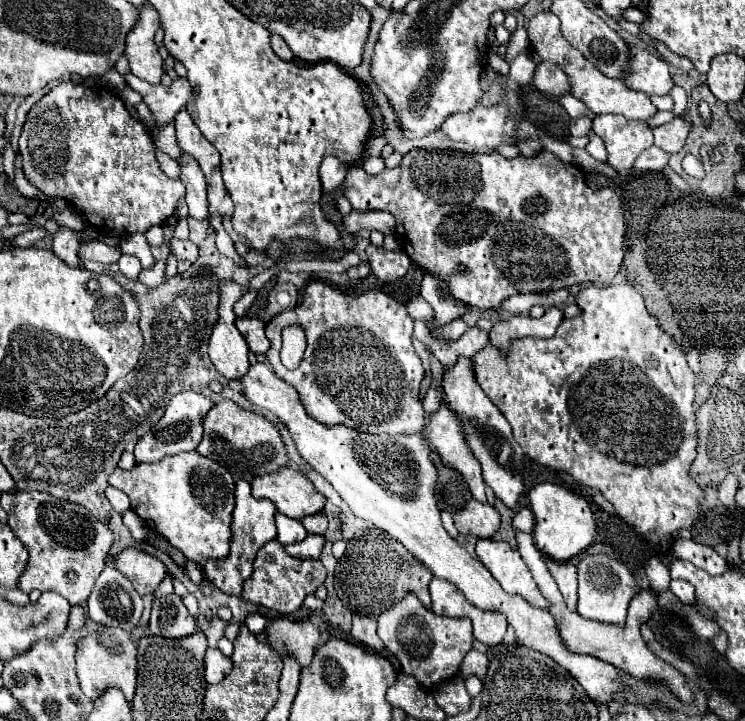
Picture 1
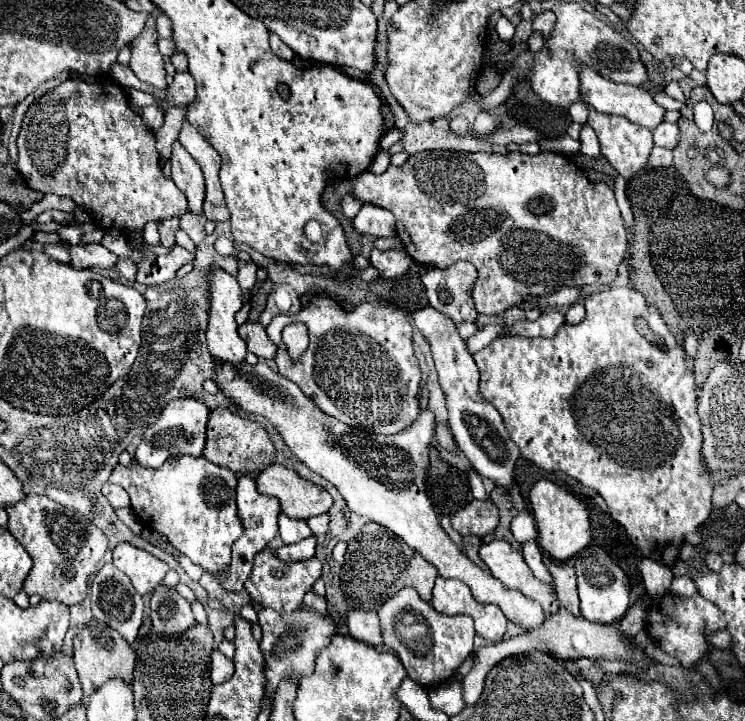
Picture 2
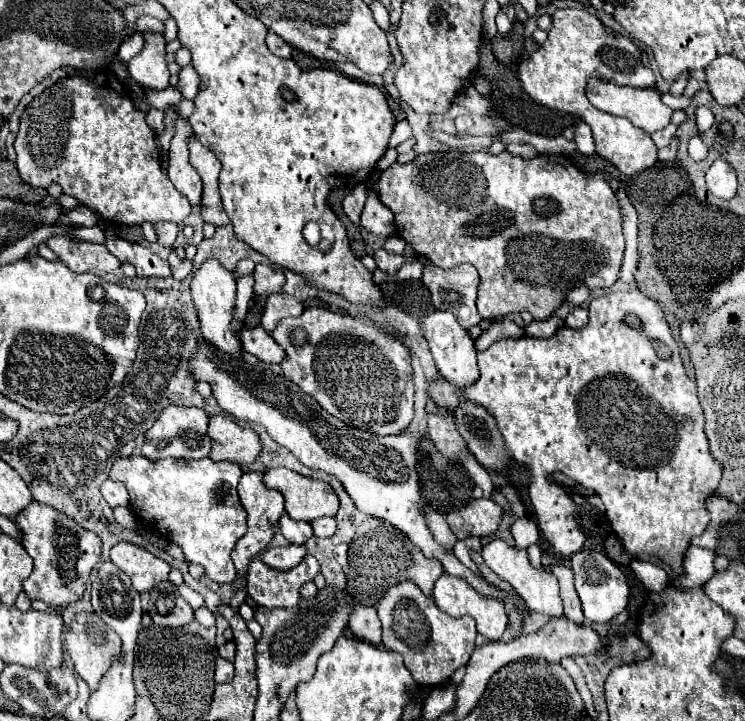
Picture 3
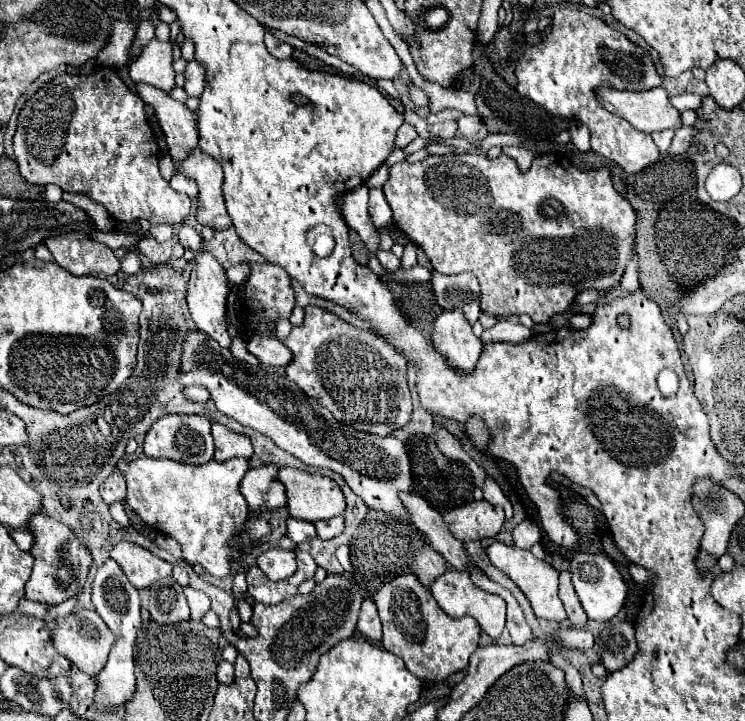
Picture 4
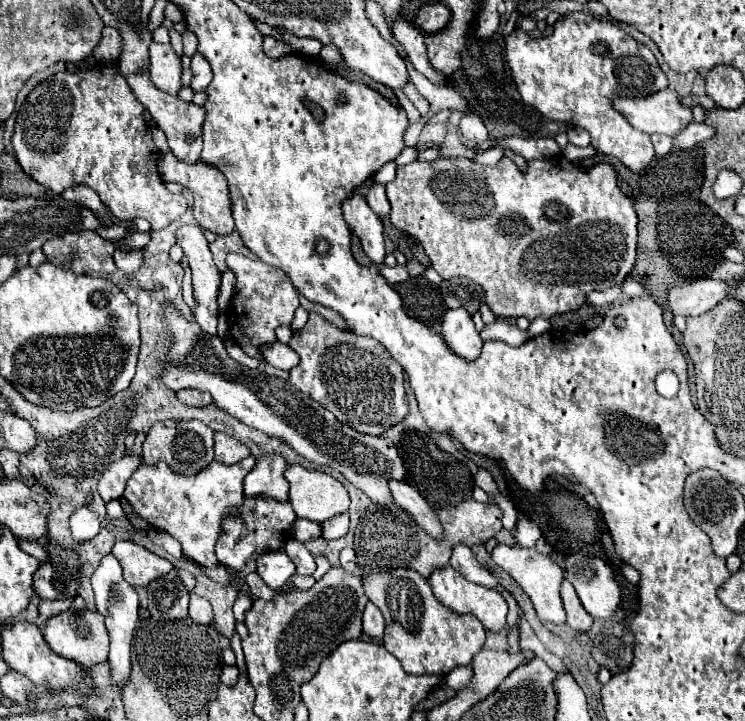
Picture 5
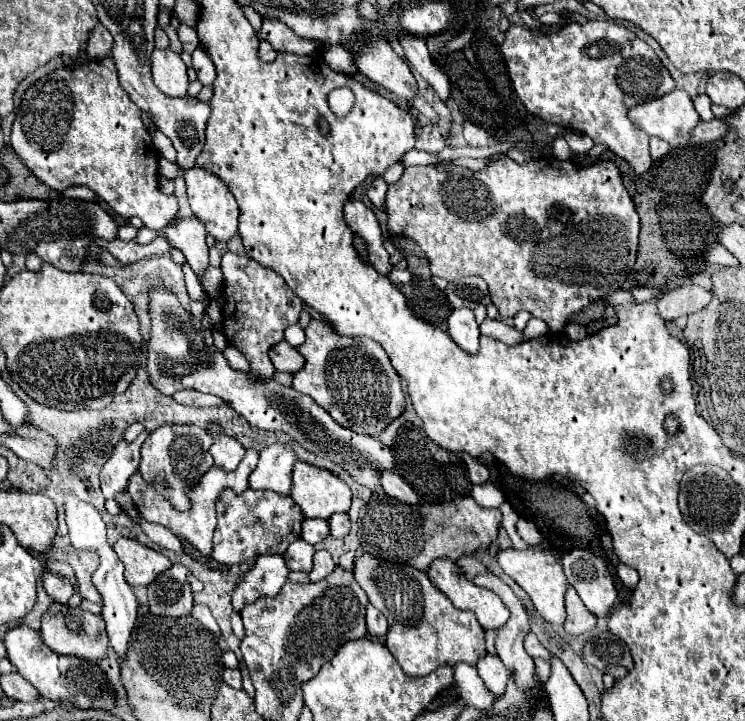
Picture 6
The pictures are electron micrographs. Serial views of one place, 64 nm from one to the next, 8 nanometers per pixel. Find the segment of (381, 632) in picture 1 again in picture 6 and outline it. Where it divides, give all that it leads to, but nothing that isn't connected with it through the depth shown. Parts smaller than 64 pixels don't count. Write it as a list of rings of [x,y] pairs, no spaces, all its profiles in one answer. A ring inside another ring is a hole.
[[[364,554],[356,558],[354,576],[370,602],[386,616],[386,648],[408,676],[426,676],[444,664],[454,666],[466,662],[474,666],[478,658],[486,654],[484,630],[476,616],[454,608],[450,600],[432,586],[424,572],[406,564],[386,564],[380,558]]]

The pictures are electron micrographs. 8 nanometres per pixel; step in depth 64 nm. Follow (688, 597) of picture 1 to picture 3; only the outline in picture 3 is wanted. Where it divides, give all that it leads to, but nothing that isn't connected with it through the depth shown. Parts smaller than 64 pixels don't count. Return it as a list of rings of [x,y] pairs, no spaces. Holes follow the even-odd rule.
[[[688,546],[684,558],[684,574],[674,580],[674,586],[680,590],[692,590],[700,588],[708,576],[714,574],[715,553],[712,550],[698,548],[698,546]]]

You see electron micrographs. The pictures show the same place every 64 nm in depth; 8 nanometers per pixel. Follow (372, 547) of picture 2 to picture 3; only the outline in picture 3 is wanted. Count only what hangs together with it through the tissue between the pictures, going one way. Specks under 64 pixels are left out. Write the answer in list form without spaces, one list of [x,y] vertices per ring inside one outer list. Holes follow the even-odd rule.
[[[360,536],[360,540],[348,540],[348,570],[346,570],[346,592],[352,596],[354,604],[376,606],[384,596],[386,588],[400,584],[402,580],[412,580],[418,588],[430,596],[434,580],[442,576],[442,566],[438,560],[428,560],[406,536]]]

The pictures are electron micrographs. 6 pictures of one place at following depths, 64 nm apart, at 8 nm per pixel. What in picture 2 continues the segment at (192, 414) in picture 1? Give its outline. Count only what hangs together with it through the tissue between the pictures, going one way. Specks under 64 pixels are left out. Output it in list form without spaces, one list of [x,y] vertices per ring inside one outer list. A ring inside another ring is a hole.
[[[174,398],[174,400],[170,400],[168,406],[164,408],[162,416],[158,418],[158,422],[152,424],[144,432],[144,438],[136,448],[134,460],[142,466],[160,466],[174,454],[200,456],[202,448],[204,448],[204,440],[206,440],[208,414],[210,414],[208,406],[200,400],[192,400],[192,398]]]

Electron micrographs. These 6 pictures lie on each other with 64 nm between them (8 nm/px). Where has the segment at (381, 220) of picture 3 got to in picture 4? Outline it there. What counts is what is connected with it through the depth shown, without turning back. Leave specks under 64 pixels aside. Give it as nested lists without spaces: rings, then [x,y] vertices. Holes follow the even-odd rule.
[[[370,188],[370,204],[368,204],[368,214],[372,224],[376,224],[376,228],[388,228],[392,222],[392,210],[384,198],[382,188]]]

